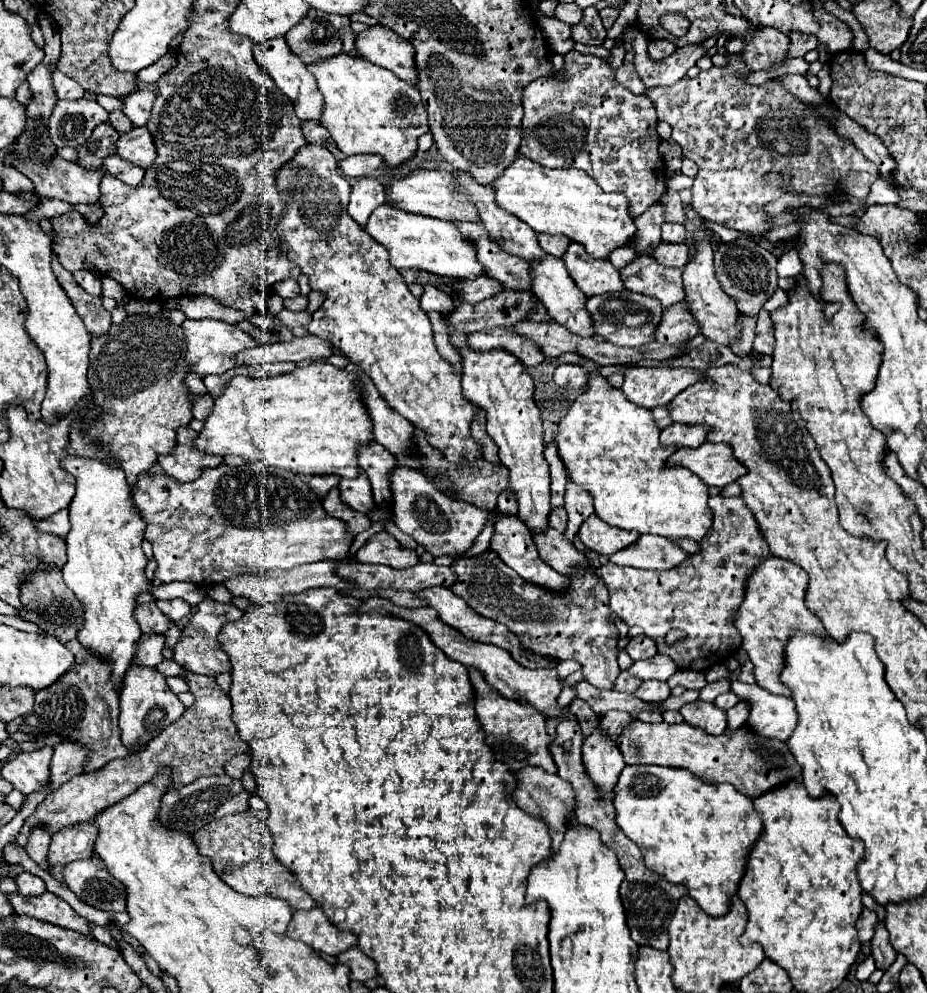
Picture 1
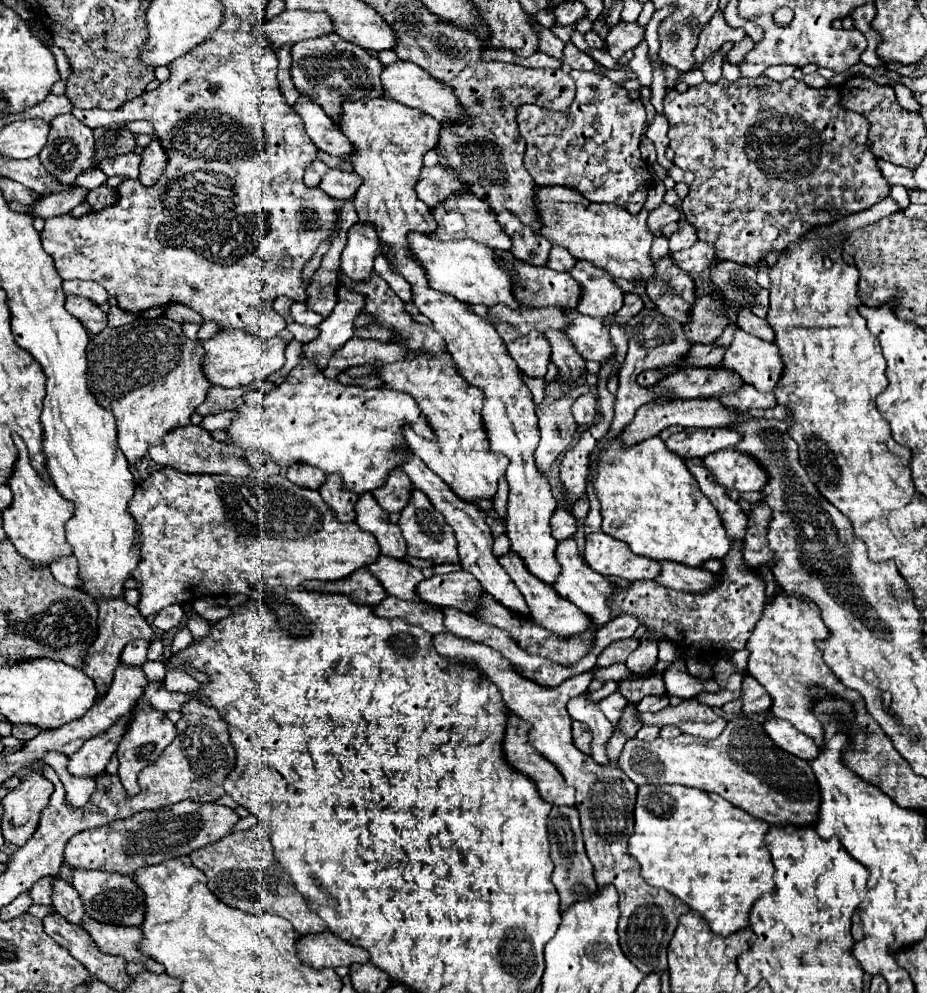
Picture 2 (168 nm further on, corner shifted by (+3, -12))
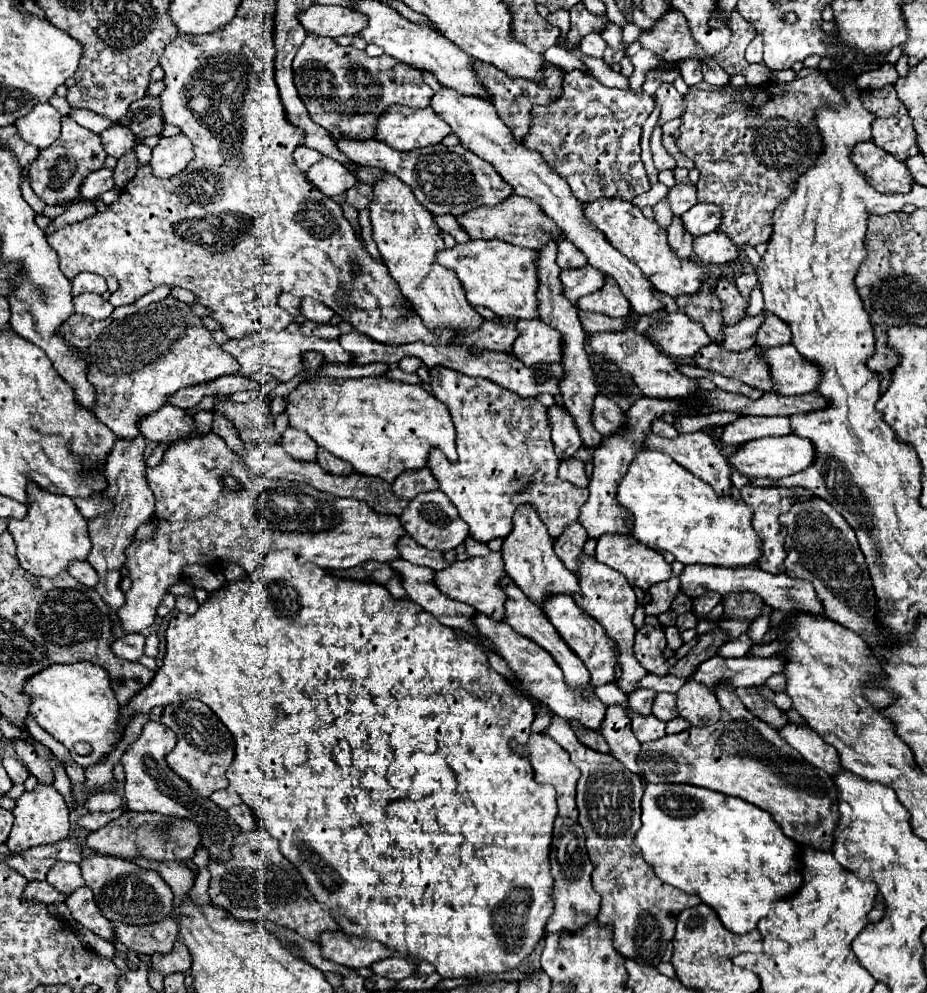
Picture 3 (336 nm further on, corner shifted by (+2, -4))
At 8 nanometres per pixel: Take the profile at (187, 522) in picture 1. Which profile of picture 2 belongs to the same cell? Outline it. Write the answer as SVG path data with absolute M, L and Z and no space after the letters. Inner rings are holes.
M162 468L136 486L128 512L132 512L142 528L140 564L134 574L142 582L138 604L142 616L156 614L170 604L192 602L192 590L196 600L222 594L244 594L252 600L262 600L276 586L294 588L304 580L340 580L380 554L380 546L370 532L360 530L356 522L338 522L320 492L292 484L284 474L262 480L226 474L184 476L172 472L172 468Z

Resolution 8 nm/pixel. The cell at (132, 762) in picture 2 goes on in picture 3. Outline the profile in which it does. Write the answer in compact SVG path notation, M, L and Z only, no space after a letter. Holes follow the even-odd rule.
M155 720L143 726L141 736L127 746L121 764L125 768L125 800L127 808L135 812L159 812L165 816L187 818L199 826L201 848L209 852L209 860L227 862L231 860L231 848L235 832L229 822L227 810L219 808L209 798L203 798L191 790L191 786L177 776L165 762L165 756L175 748L175 732Z

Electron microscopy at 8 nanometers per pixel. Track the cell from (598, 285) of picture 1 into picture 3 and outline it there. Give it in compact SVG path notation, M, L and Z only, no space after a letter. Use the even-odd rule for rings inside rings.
M609 278L605 280L605 286L589 296L583 296L577 306L585 312L601 312L607 316L625 316L631 310L629 300L623 296L617 280Z

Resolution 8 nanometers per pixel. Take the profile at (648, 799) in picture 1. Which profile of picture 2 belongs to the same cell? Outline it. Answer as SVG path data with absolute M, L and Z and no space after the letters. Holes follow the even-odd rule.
M644 784L644 786L638 786L638 794L636 794L634 834L628 840L628 854L640 862L642 876L644 876L644 880L650 886L664 888L664 890L672 892L682 902L686 902L694 912L698 912L708 922L708 926L712 928L714 934L728 936L732 932L738 932L742 928L748 928L748 910L750 910L750 906L754 904L756 898L760 898L760 894L770 894L770 892L776 892L778 890L775 880L779 880L779 888L784 888L784 872L778 872L776 870L774 862L770 860L770 852L766 848L766 840L764 840L766 830L768 830L768 824L764 824L764 820L758 820L754 816L748 816L748 812L744 812L742 808L736 808L736 806L728 804L728 800L724 800L724 798L720 798L716 794L708 794L704 790L688 788L688 786L680 786L680 784L660 784L660 786L656 786L656 784Z

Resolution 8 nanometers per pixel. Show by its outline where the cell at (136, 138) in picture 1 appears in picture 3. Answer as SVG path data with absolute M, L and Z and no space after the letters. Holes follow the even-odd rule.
M177 134L159 140L159 144L153 148L151 168L157 178L169 180L179 172L183 172L191 160L193 160L193 142L185 134Z

